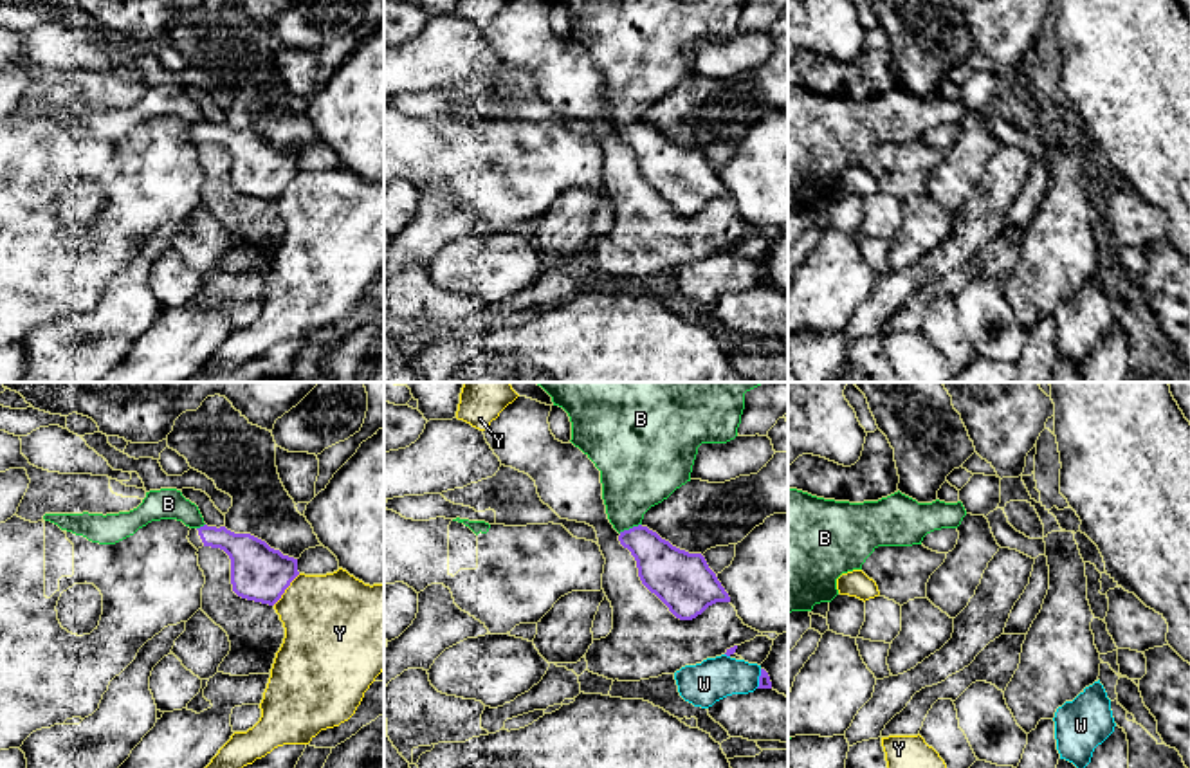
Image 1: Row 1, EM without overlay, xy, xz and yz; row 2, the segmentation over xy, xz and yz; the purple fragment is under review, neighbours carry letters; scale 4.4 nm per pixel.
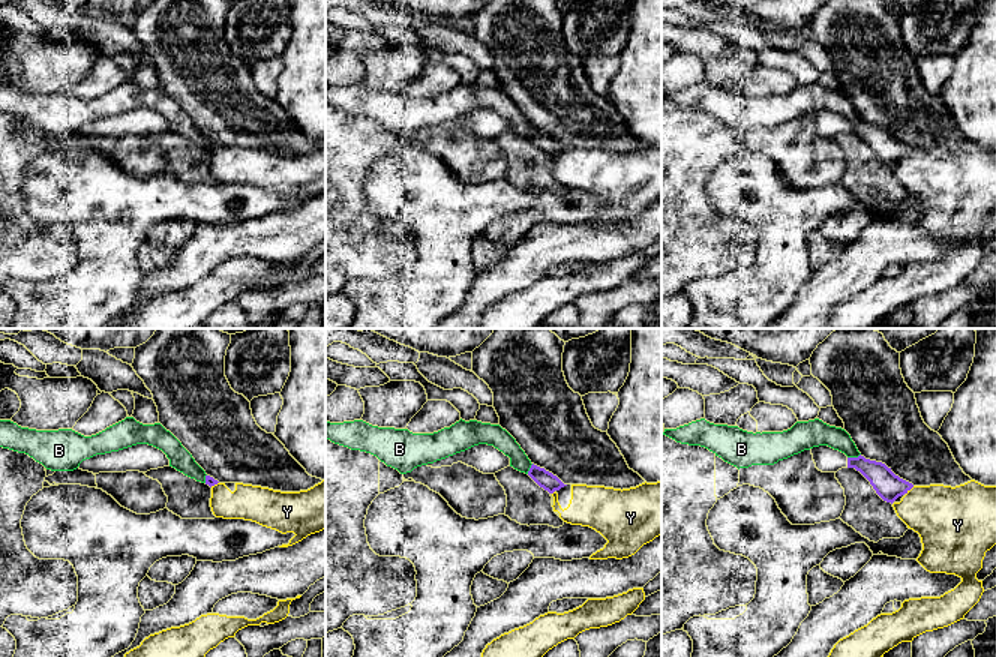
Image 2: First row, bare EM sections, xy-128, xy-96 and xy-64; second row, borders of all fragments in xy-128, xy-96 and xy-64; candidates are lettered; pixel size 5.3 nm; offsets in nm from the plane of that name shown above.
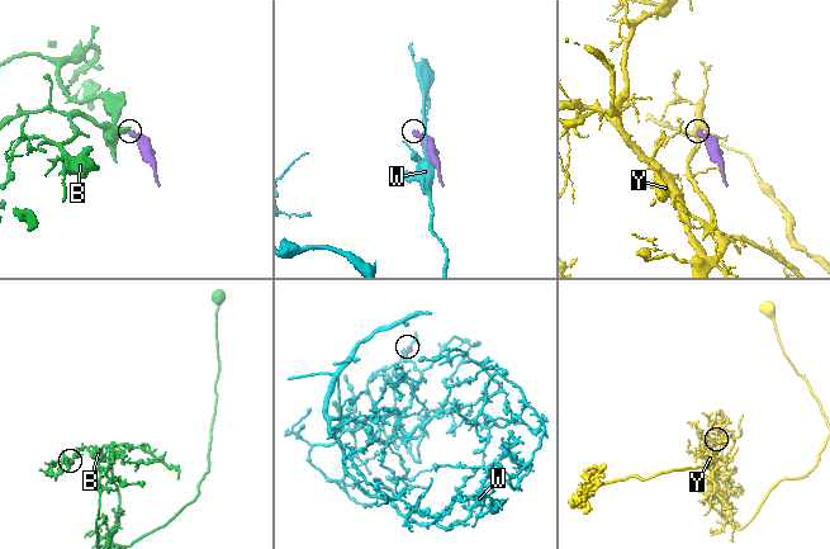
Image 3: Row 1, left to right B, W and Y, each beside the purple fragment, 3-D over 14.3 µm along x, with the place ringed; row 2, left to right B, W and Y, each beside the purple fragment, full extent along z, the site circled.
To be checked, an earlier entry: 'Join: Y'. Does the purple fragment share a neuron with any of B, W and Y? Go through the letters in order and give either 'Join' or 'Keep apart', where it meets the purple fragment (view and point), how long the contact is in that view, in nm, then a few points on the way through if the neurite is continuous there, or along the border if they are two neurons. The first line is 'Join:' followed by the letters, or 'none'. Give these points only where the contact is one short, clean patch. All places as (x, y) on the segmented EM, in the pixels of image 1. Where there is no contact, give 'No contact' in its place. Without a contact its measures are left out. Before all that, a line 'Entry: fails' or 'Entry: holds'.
Entry: fails
Join: none
B: Keep apart. Touches purple at xz (630, 529). Shared border 110 nm. Boundary: xz (640, 523), (619, 532)
W: Keep apart. Touches purple at xz (759, 678). Shared border 90 nm
Y: Keep apart. Touches purple at xy (285, 588). Shared border 190 nm. Boundary: xy (300, 574), (273, 604)

